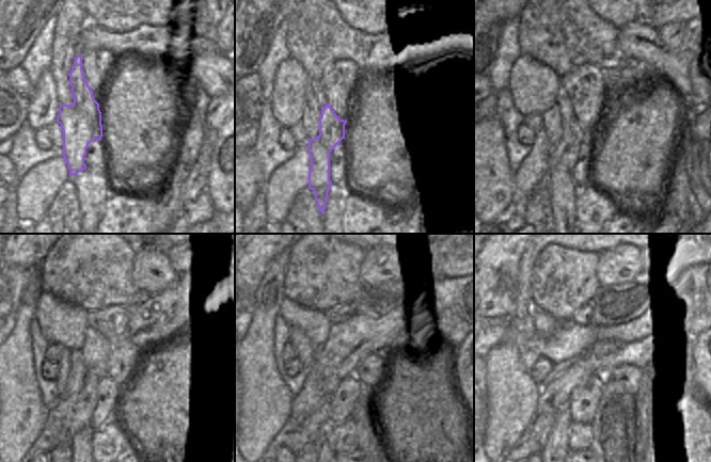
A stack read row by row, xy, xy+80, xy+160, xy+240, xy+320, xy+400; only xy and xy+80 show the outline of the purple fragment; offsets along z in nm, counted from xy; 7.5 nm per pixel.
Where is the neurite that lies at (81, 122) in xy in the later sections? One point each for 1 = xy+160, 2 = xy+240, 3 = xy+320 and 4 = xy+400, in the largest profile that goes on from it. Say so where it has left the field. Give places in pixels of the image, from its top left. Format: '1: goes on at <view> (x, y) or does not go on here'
1: goes on at xy+160 (563, 190)
2: goes on at xy+240 (81, 449)
3: goes on at xy+320 (319, 423)
4: does not go on here

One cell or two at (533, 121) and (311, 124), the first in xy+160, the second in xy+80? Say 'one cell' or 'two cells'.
two cells

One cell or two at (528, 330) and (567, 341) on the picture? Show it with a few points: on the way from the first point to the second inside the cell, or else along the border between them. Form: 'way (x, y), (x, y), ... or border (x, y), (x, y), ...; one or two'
border (517, 329), (527, 338), (536, 335); two

